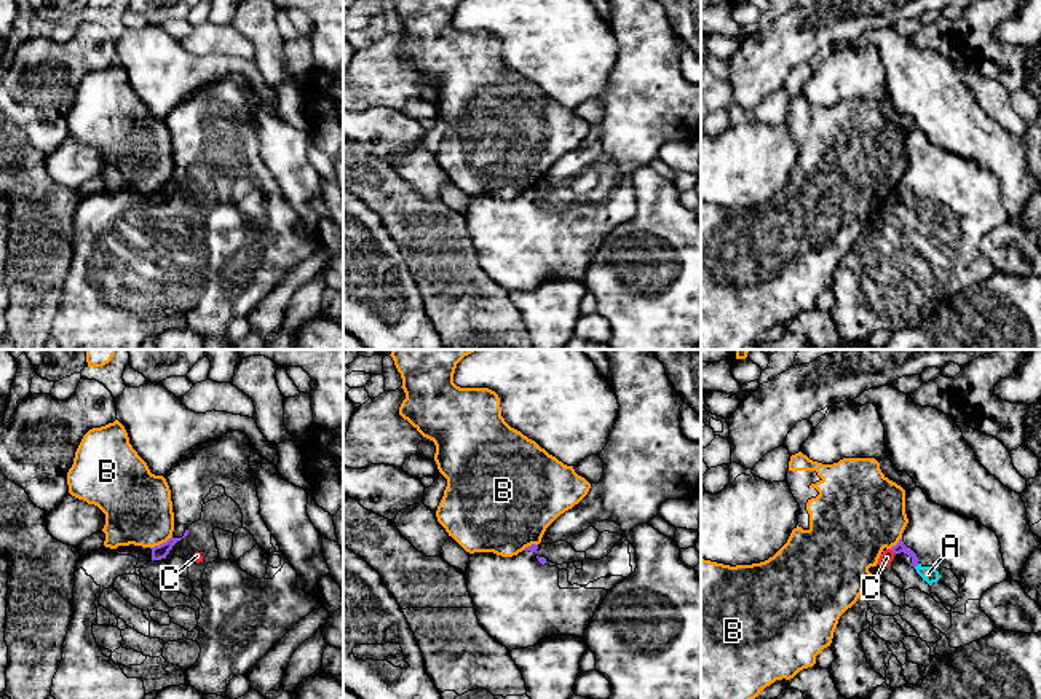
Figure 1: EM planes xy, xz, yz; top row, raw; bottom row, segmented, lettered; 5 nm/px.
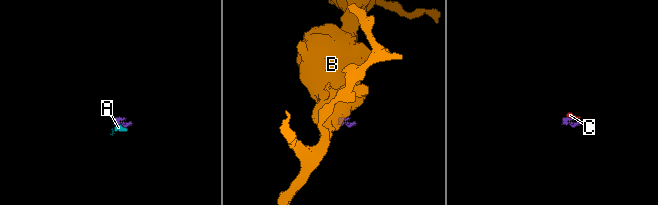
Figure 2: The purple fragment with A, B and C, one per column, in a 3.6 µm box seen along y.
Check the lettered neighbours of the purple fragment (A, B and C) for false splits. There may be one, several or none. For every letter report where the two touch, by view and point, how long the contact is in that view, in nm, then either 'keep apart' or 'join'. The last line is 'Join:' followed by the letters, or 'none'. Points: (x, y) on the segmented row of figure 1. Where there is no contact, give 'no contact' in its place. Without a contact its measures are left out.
A: yz (915, 565) | 40 nm | join
B: xy (160, 544) | 130 nm | keep apart
C: yz (893, 551) | 40 nm | join
Join: A, C

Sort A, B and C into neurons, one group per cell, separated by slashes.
A C / B

